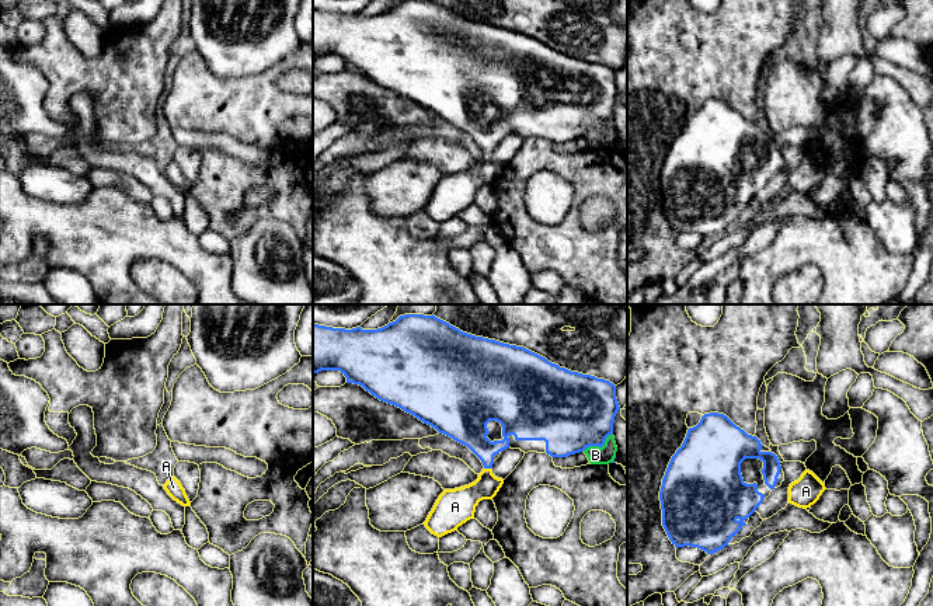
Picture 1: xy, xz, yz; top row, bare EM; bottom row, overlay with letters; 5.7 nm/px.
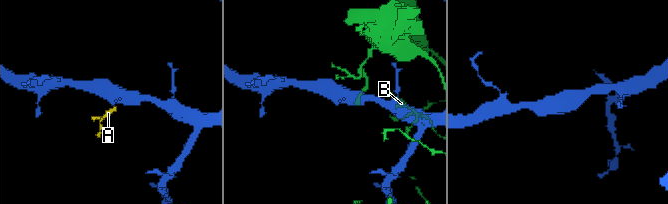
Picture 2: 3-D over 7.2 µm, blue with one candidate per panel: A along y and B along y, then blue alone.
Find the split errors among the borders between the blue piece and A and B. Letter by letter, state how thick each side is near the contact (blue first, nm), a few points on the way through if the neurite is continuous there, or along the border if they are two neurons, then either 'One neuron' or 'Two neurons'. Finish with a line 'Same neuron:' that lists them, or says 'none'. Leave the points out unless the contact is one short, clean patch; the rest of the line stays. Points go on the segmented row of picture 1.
A: Thickness 200 nm (blue) against 170 nm. Path across: xz (469, 428), (486, 450), (487, 467), (486, 479), (462, 502). One neuron
B: Thickness 460 nm (blue) against 110 nm. Two neurons
Same neuron: A

